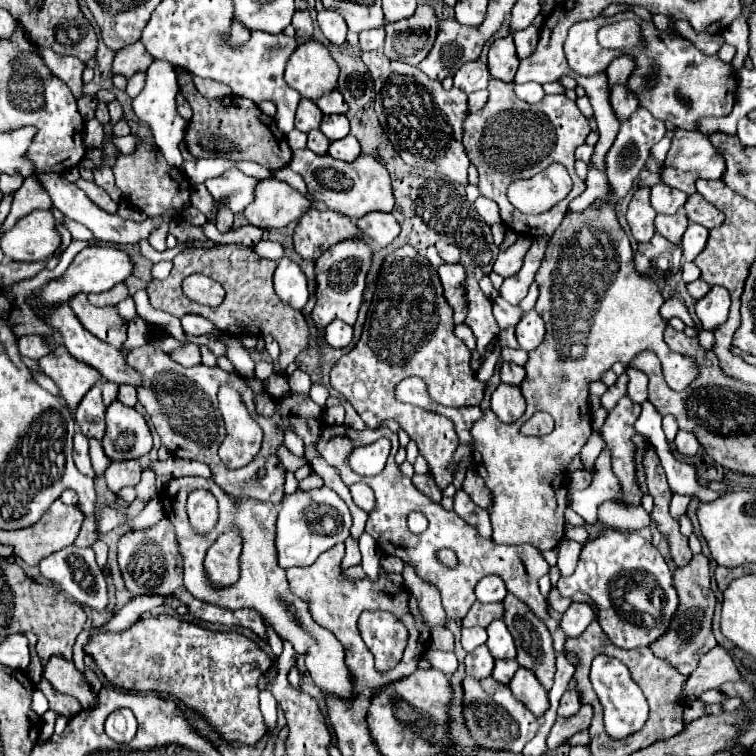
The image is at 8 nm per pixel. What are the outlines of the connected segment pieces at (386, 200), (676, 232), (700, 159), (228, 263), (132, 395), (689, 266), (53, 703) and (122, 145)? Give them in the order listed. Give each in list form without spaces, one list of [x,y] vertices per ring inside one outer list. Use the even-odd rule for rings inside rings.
[[[302,148],[302,150],[294,152],[290,168],[304,178],[308,192],[316,200],[324,202],[330,210],[344,214],[352,220],[362,218],[364,214],[374,212],[374,210],[392,212],[392,208],[394,208],[390,174],[374,156],[360,154],[354,162],[340,162],[328,154],[318,156],[318,154],[310,152],[308,148]]]
[[[682,210],[672,216],[662,216],[662,214],[656,216],[656,232],[674,244],[680,244],[682,234],[686,232],[686,226],[688,226],[688,218]]]
[[[680,128],[680,140],[674,138],[672,146],[666,154],[664,168],[662,168],[662,182],[678,188],[686,194],[694,194],[694,182],[698,178],[704,180],[718,180],[724,174],[724,166],[718,166],[718,150],[710,144],[708,136],[698,132],[698,130],[682,130]]]
[[[216,246],[210,250],[184,250],[174,258],[174,268],[166,280],[152,280],[148,284],[148,296],[150,304],[156,310],[170,312],[174,316],[182,314],[202,314],[206,316],[212,324],[216,324],[224,334],[232,336],[266,336],[272,334],[276,342],[280,344],[280,368],[286,370],[290,362],[298,356],[308,346],[308,322],[302,316],[302,312],[292,310],[288,304],[284,304],[273,288],[273,273],[276,269],[276,262],[260,258],[252,248],[248,246]],[[190,274],[204,274],[208,278],[218,280],[224,290],[226,298],[220,306],[208,308],[192,302],[184,292],[182,292],[182,280]]]
[[[122,384],[122,386],[120,386],[120,392],[118,392],[118,400],[120,400],[122,404],[126,404],[126,406],[136,406],[136,402],[138,402],[138,392],[136,392],[136,388],[130,386],[130,384]]]
[[[684,262],[682,264],[682,276],[684,276],[684,282],[686,284],[690,284],[690,282],[694,282],[694,280],[698,280],[700,278],[700,272],[698,272],[698,266],[694,264],[694,262]]]
[[[42,678],[36,688],[46,696],[49,709],[57,712],[60,715],[72,718],[82,710],[82,707],[76,698],[57,692],[50,683]]]
[[[130,134],[130,136],[126,136],[126,138],[112,136],[112,144],[124,154],[131,154],[134,152],[136,149],[136,142],[138,142],[138,138],[136,138],[134,134]]]

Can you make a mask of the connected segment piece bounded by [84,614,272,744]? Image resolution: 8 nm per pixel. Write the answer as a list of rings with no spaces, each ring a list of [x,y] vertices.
[[[162,614],[138,620],[124,632],[96,634],[84,650],[92,654],[110,684],[130,692],[176,696],[214,724],[230,742],[256,744],[266,734],[264,716],[258,706],[258,680],[272,660],[238,632],[212,632]]]

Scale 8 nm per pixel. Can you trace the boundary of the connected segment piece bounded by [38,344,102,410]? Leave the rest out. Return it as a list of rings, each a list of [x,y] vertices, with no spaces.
[[[64,344],[56,346],[54,352],[40,358],[38,362],[44,374],[58,384],[62,398],[72,410],[78,406],[84,394],[102,378],[100,372],[94,372],[94,368],[90,368],[88,364],[74,360],[74,356],[70,356],[70,352],[64,348]]]

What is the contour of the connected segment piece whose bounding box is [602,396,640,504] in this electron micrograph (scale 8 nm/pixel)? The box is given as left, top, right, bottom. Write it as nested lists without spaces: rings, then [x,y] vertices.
[[[624,396],[608,414],[608,420],[602,428],[602,436],[612,450],[612,468],[618,476],[626,496],[626,502],[640,504],[640,490],[634,478],[634,444],[630,442],[634,434],[634,422],[640,414],[640,404],[634,404]]]

